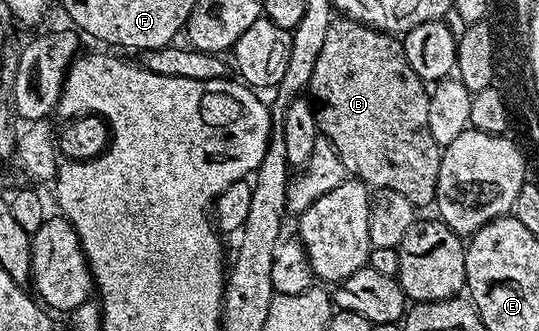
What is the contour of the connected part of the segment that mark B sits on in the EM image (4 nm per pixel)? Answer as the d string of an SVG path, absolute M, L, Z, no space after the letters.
M347 18L333 19L330 30L326 34L326 46L322 46L322 54L318 54L318 62L314 62L314 74L310 85L310 96L314 101L314 111L320 131L332 143L334 150L338 150L338 158L342 158L342 166L349 177L362 181L372 190L381 188L394 190L395 193L402 194L403 197L407 198L411 204L420 210L426 207L427 204L429 207L436 199L440 154L442 151L442 147L434 140L434 135L430 132L430 126L427 125L430 109L428 105L429 93L425 81L421 80L418 74L414 74L410 62L406 62L404 45L395 35L380 32L376 28L368 28L364 24L359 24L357 20L349 20Z

